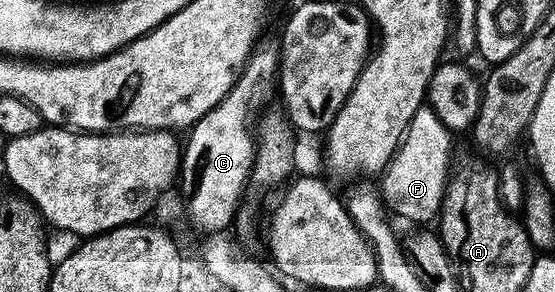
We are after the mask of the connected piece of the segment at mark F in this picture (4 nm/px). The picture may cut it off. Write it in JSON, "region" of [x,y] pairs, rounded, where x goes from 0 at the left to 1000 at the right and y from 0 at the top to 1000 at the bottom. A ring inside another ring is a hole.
{"region":[[[759,370],[748,387],[686,610],[686,675],[706,736],[721,733],[741,760],[755,760],[748,767],[769,767],[789,736],[816,524],[813,473],[814,449],[787,411],[777,373]]]}

